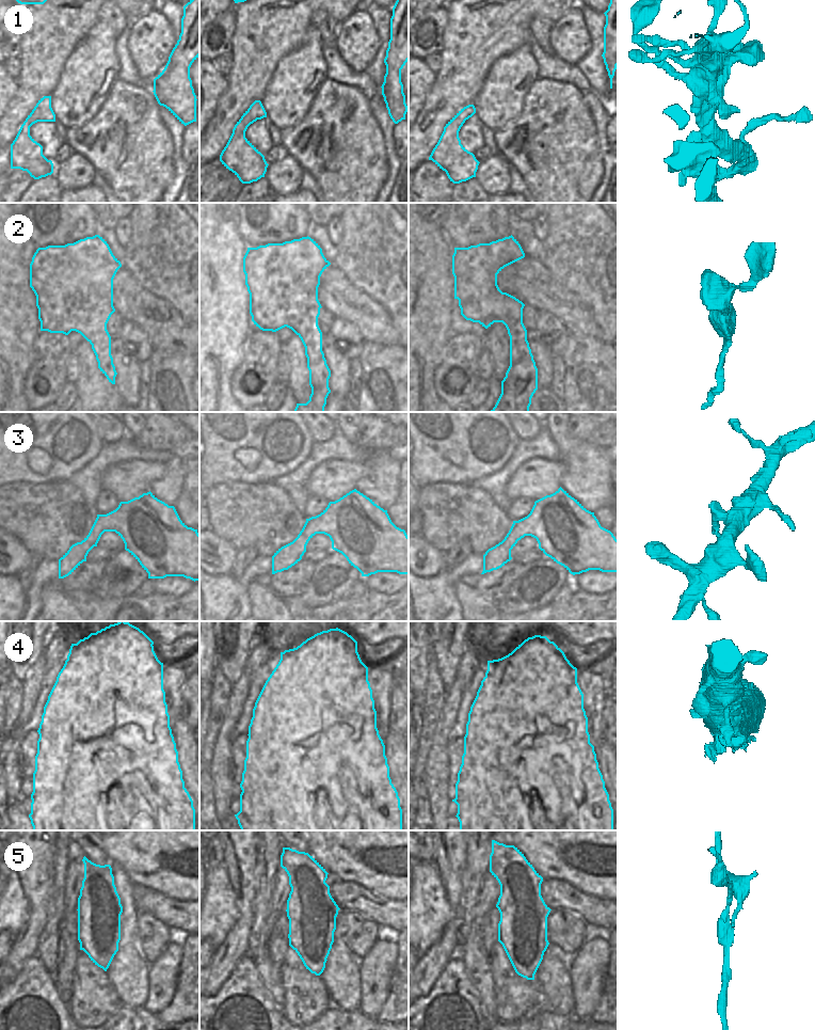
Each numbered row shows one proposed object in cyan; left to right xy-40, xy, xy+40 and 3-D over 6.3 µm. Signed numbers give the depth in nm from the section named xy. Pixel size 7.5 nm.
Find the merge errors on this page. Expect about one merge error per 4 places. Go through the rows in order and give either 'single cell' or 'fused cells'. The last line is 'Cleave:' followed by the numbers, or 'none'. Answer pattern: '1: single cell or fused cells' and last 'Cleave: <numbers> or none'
1: single cell
2: single cell
3: single cell
4: fused cells
5: fused cells
Cleave: 4, 5

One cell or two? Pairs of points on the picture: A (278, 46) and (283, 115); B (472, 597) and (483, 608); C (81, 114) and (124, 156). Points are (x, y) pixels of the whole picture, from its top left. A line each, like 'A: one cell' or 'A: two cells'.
A: two cells
B: one cell
C: two cells

